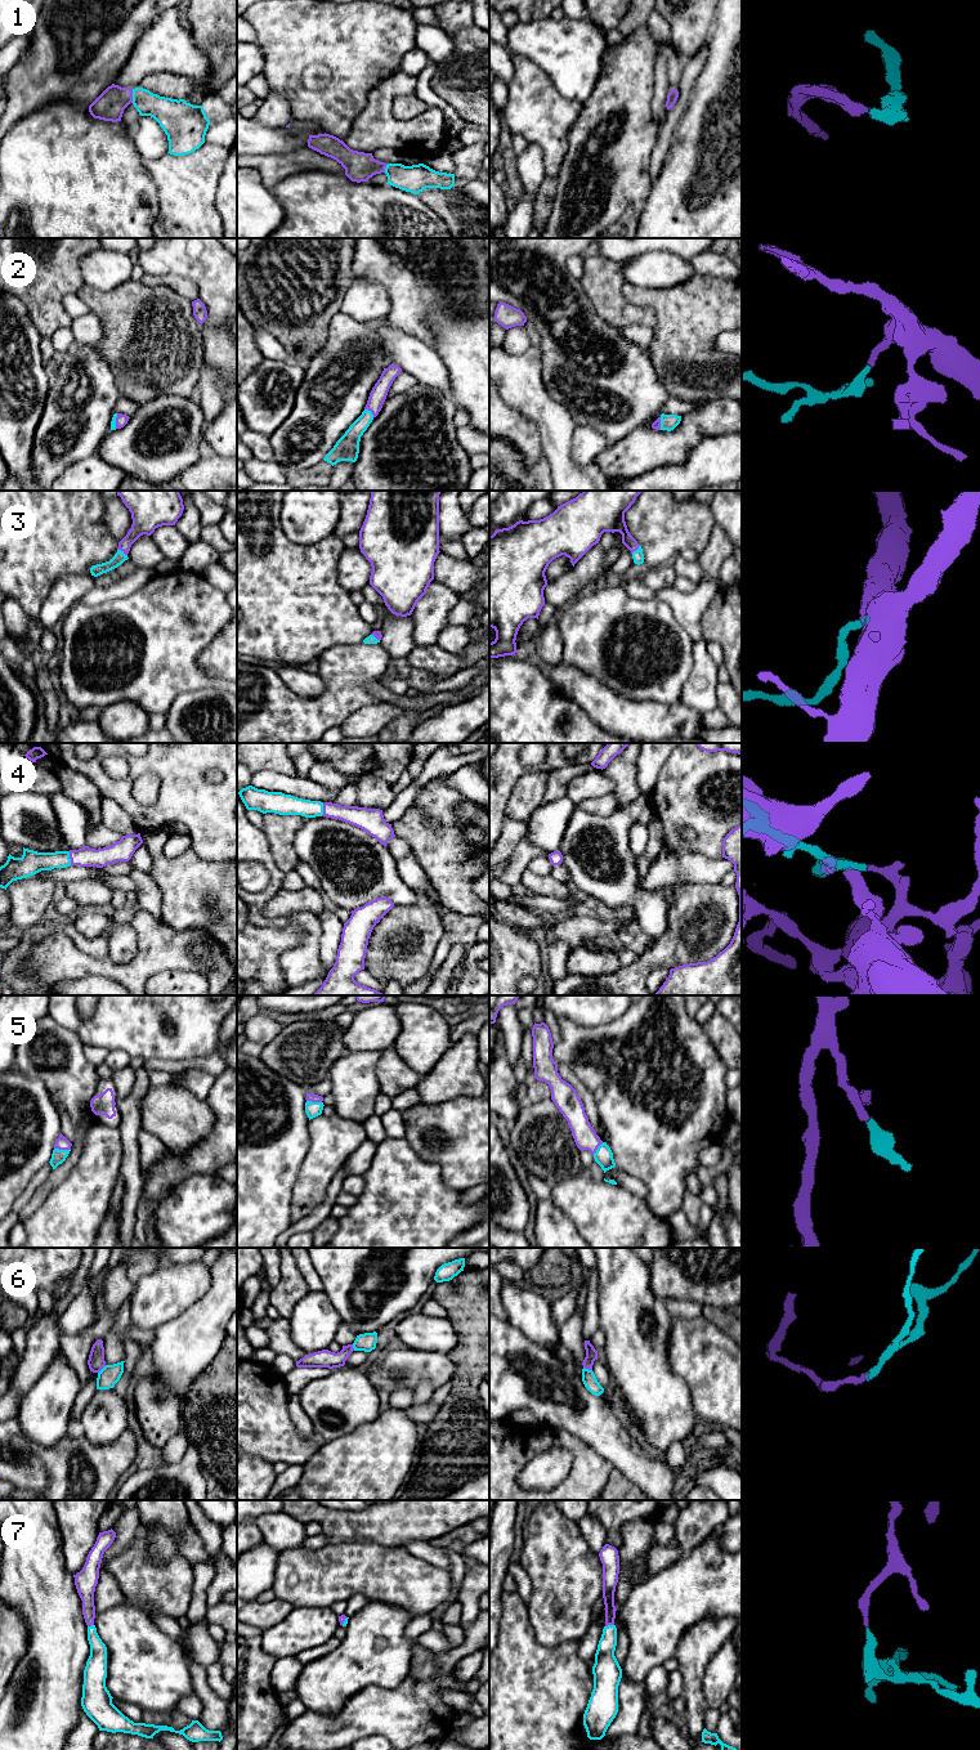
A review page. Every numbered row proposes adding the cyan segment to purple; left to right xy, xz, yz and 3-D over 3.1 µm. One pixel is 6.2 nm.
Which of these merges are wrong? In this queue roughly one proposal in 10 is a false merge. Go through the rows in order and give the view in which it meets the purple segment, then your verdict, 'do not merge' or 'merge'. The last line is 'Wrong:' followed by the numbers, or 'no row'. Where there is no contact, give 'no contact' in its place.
1: xy | merge
2: xz | merge
3: xy | merge
4: xy | merge
5: xy | merge
6: yz | do not merge
7: yz | merge
Wrong: 6

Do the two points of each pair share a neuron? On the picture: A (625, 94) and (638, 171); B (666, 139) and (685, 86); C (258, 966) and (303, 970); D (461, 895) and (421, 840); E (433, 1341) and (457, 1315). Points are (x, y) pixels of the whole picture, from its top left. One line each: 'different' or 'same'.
A: same
B: same
C: different
D: same
E: different

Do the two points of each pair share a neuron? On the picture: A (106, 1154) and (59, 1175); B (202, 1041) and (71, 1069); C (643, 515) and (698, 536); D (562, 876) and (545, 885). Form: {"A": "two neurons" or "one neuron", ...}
{"A": "two neurons", "B": "two neurons", "C": "one neuron", "D": "two neurons"}

